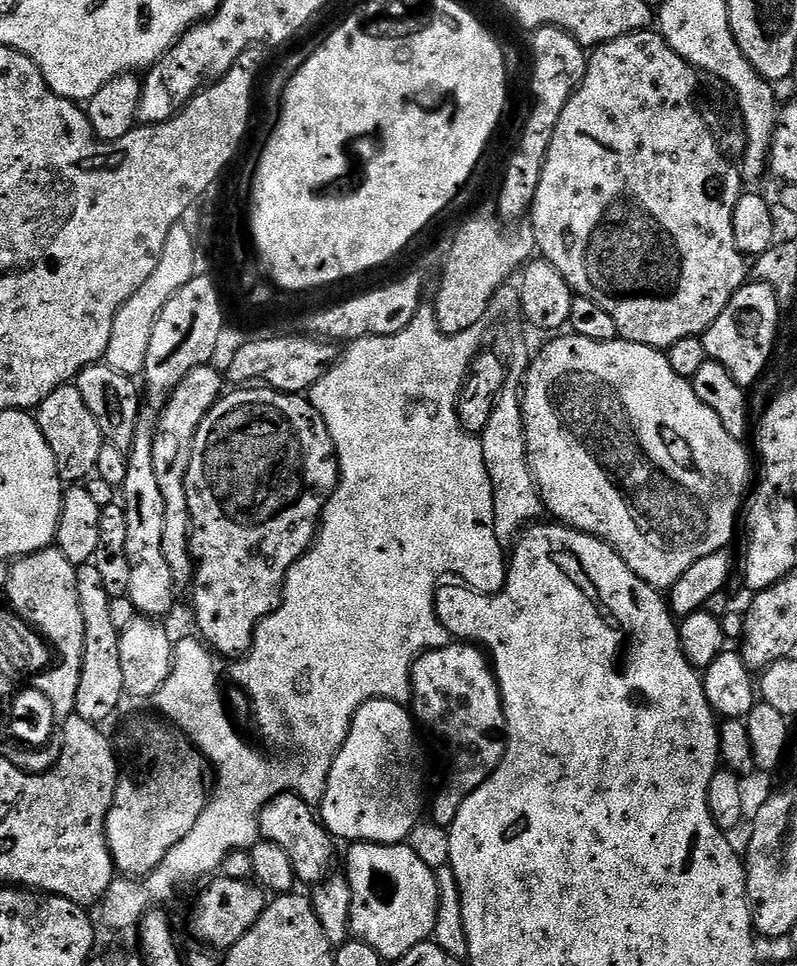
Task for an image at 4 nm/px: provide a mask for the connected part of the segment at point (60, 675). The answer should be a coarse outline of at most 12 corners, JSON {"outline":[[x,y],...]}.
{"outline":[[49,546],[11,561],[12,611],[54,663],[34,688],[76,711],[86,626],[77,565]]}

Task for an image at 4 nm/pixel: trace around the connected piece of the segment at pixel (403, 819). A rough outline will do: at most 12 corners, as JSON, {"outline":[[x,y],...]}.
{"outline":[[405,705],[356,711],[319,819],[337,841],[403,844],[424,804]]}

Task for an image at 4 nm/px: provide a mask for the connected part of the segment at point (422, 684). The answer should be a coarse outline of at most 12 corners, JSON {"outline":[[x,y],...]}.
{"outline":[[452,642],[412,664],[415,719],[444,751],[430,820],[449,829],[504,757],[489,657]]}

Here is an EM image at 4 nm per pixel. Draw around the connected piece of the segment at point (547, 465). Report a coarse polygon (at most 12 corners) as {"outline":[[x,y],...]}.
{"outline":[[661,349],[527,365],[544,512],[657,590],[723,552],[745,441]]}

